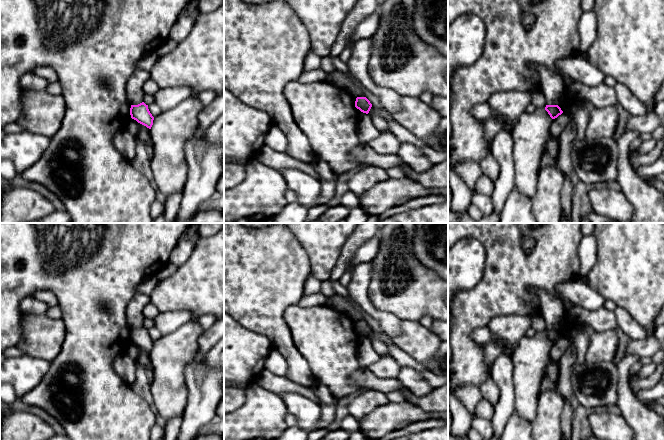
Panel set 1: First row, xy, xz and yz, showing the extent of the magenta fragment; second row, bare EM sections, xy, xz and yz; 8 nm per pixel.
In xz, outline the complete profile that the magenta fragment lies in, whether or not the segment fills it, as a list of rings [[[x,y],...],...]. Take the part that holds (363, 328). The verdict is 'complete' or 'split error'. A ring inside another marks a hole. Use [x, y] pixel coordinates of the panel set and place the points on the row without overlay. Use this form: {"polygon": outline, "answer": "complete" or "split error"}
{"polygon": [[[357,321],[355,325],[355,331],[361,336],[368,338],[372,328],[366,321]]], "answer": "complete"}

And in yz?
{"polygon": [[[546,329],[545,334],[548,336],[552,343],[557,342],[563,337],[563,335],[558,329]]], "answer": "complete"}

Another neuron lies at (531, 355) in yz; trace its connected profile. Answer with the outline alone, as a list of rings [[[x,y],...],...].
[[[545,333],[522,336],[511,356],[514,365],[514,410],[531,424],[536,419],[537,398],[553,343]]]

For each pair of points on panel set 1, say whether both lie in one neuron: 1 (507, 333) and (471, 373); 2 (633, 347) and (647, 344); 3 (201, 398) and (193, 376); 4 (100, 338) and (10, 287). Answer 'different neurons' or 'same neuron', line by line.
1: different neurons
2: same neuron
3: same neuron
4: same neuron

